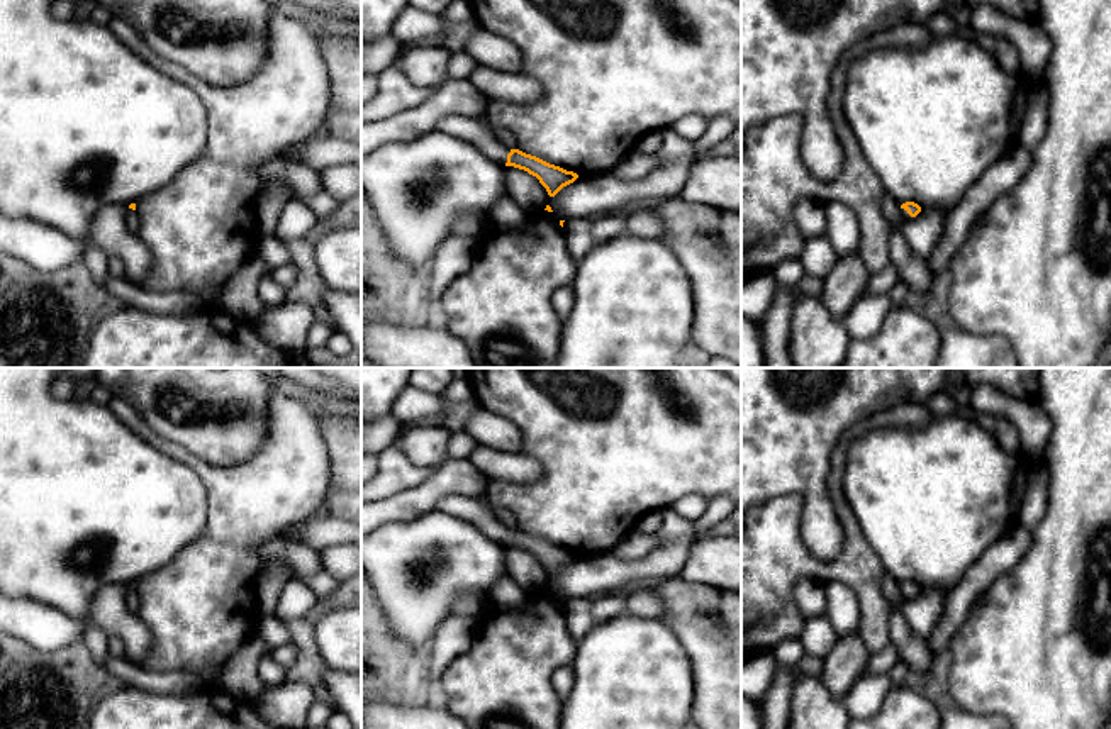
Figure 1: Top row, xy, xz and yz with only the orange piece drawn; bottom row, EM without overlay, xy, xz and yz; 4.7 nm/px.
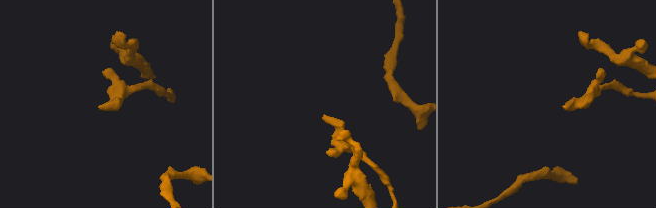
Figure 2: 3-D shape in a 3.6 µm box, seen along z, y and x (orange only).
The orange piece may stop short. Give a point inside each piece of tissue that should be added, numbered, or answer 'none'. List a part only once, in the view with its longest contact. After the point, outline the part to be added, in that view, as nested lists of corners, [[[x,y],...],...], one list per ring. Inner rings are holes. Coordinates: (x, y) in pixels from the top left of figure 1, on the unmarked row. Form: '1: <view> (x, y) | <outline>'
1: xz (475, 511) | [[[444,497],[439,500],[438,509],[468,520],[483,534],[505,546],[511,529],[492,512],[490,504],[483,498]]]

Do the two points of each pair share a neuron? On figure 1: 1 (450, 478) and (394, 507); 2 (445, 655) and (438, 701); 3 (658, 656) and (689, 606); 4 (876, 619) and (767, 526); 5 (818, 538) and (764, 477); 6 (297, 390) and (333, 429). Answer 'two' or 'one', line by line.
1: one
2: one
3: two
4: one
5: one
6: one

